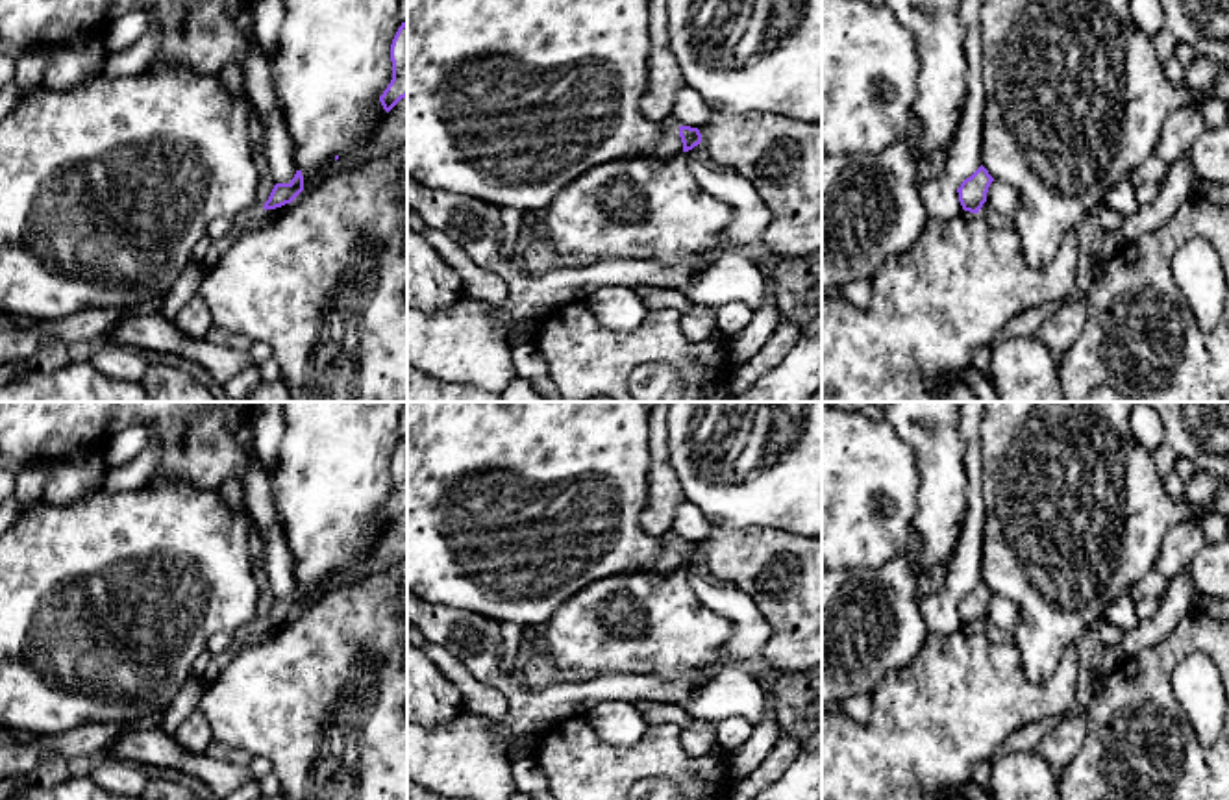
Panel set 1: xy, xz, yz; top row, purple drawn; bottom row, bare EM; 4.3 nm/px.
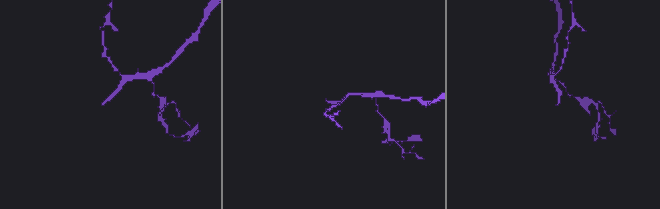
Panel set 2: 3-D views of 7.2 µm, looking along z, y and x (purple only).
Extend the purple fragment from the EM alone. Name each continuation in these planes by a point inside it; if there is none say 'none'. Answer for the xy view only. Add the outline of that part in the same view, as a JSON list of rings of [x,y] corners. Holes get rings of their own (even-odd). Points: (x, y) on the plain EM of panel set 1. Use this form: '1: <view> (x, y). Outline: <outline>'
1: xy (248, 634). Outline: [[[257,619],[235,630],[231,644],[224,652],[211,657],[202,676],[204,687],[207,689],[241,652],[257,643],[263,635],[265,622]]]

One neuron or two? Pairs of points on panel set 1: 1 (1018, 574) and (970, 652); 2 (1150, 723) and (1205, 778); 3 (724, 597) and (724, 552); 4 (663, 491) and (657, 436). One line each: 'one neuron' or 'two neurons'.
1: two neurons
2: one neuron
3: two neurons
4: one neuron

